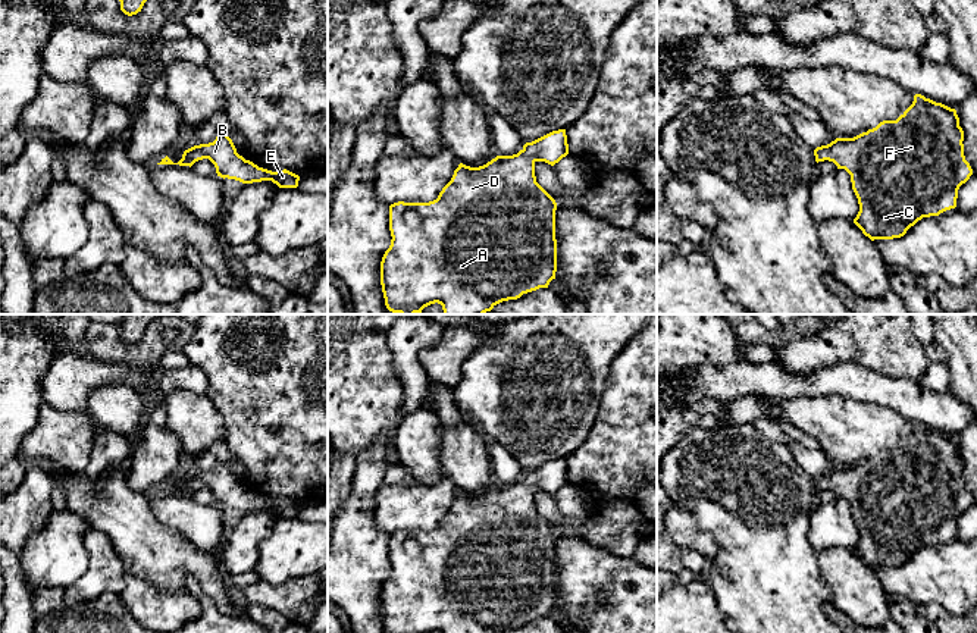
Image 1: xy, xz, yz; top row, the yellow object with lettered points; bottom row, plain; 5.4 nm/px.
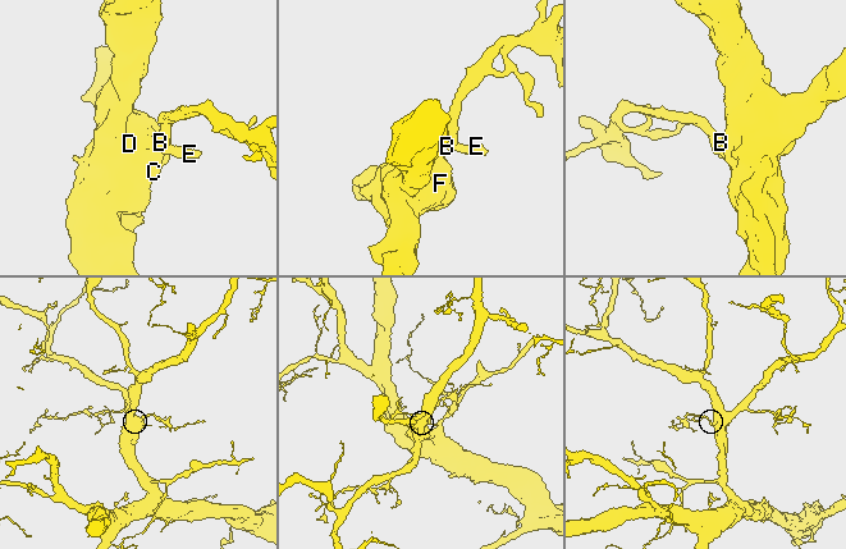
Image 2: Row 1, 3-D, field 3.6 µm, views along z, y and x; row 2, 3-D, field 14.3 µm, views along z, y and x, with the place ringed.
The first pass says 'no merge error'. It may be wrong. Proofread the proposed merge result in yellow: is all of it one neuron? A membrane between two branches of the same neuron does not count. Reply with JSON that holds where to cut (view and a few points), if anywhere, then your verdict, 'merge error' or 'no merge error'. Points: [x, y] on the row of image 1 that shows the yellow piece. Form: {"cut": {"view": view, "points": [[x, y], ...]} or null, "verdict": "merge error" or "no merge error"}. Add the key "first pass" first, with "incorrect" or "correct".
{"first pass": "correct", "cut": null, "verdict": "no merge error"}

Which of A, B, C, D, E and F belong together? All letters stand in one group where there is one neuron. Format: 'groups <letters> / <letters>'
groups A B C D E F

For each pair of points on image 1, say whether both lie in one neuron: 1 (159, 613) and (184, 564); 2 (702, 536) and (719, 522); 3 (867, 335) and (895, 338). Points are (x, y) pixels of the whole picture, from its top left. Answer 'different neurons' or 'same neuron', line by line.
1: different neurons
2: different neurons
3: same neuron

